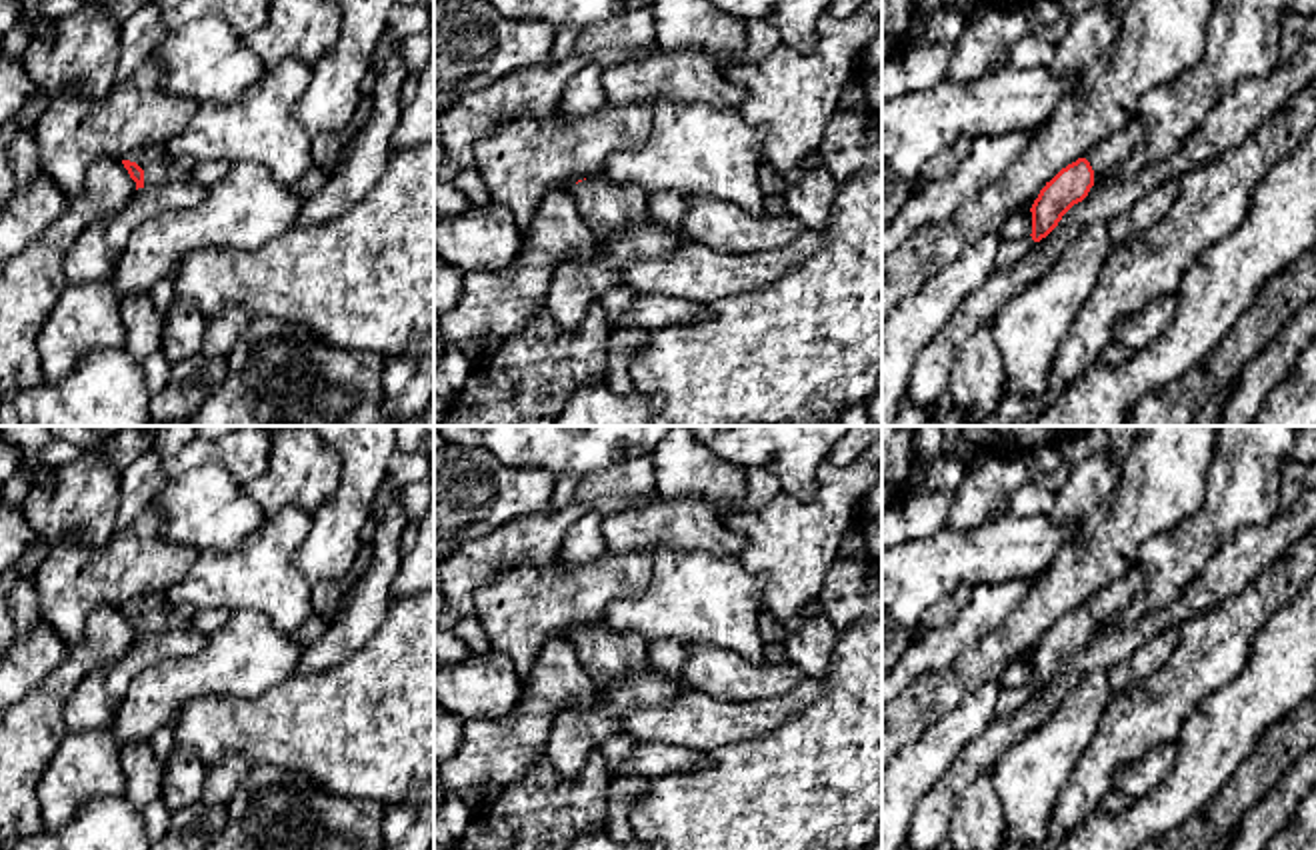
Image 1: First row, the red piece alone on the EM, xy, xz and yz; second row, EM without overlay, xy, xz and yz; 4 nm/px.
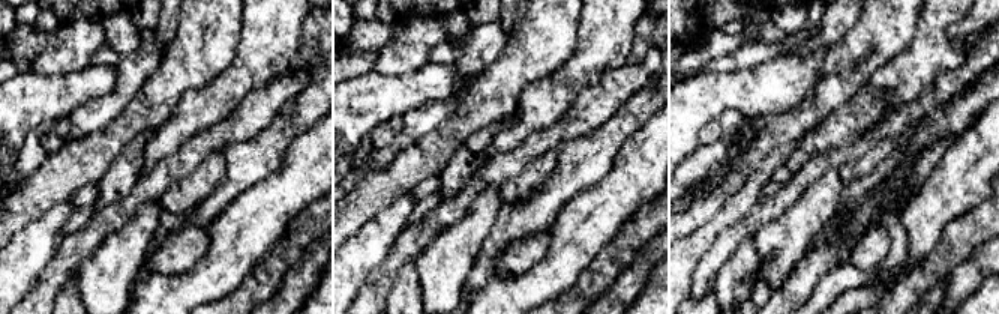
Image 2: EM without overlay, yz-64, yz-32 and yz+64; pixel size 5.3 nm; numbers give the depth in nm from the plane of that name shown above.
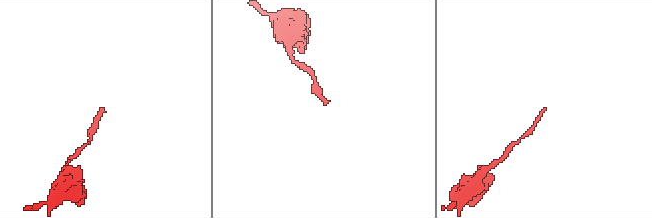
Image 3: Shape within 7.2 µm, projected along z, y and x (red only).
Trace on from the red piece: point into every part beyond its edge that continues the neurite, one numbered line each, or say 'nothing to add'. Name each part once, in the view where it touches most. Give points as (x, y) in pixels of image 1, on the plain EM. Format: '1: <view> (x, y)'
1: xy (158, 614)

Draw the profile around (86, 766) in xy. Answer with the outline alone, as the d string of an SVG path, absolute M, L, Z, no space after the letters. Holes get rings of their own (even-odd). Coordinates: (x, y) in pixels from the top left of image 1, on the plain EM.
M112 728L66 734L38 782L42 828L58 832L84 802L124 792L120 744Z

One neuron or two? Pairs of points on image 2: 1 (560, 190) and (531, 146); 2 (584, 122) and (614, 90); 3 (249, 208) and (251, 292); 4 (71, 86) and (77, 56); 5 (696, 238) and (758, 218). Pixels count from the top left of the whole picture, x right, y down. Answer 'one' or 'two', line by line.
1: two
2: one
3: two
4: two
5: two

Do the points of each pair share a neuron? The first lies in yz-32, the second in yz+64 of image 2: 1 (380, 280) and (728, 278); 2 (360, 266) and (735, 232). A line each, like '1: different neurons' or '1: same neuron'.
1: different neurons
2: different neurons

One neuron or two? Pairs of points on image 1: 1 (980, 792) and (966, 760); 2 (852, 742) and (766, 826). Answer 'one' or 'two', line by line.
1: two
2: one

